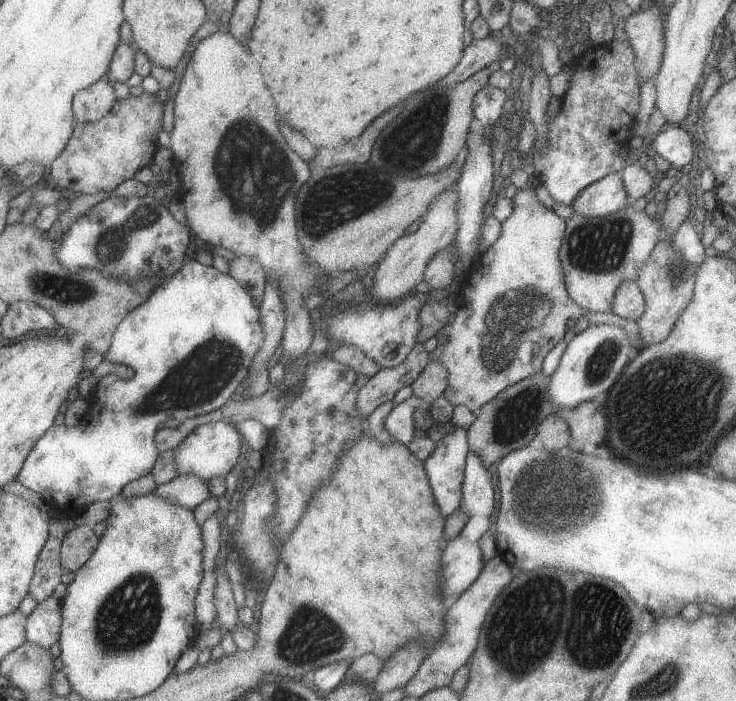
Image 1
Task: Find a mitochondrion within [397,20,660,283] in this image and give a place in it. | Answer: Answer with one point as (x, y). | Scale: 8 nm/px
(593, 247)

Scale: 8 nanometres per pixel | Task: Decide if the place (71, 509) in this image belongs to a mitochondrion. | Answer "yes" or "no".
no

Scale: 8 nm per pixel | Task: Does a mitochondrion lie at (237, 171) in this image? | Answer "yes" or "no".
yes

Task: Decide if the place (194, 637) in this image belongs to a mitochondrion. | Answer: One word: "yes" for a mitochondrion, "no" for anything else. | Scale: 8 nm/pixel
no

